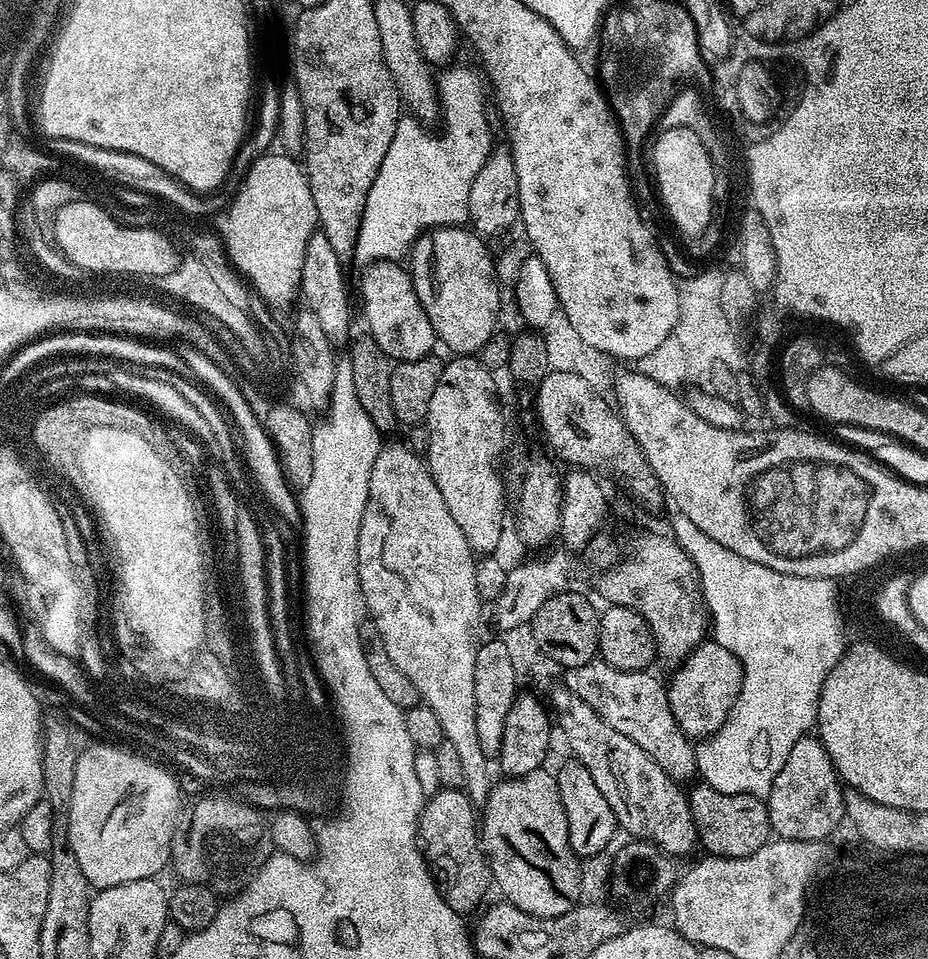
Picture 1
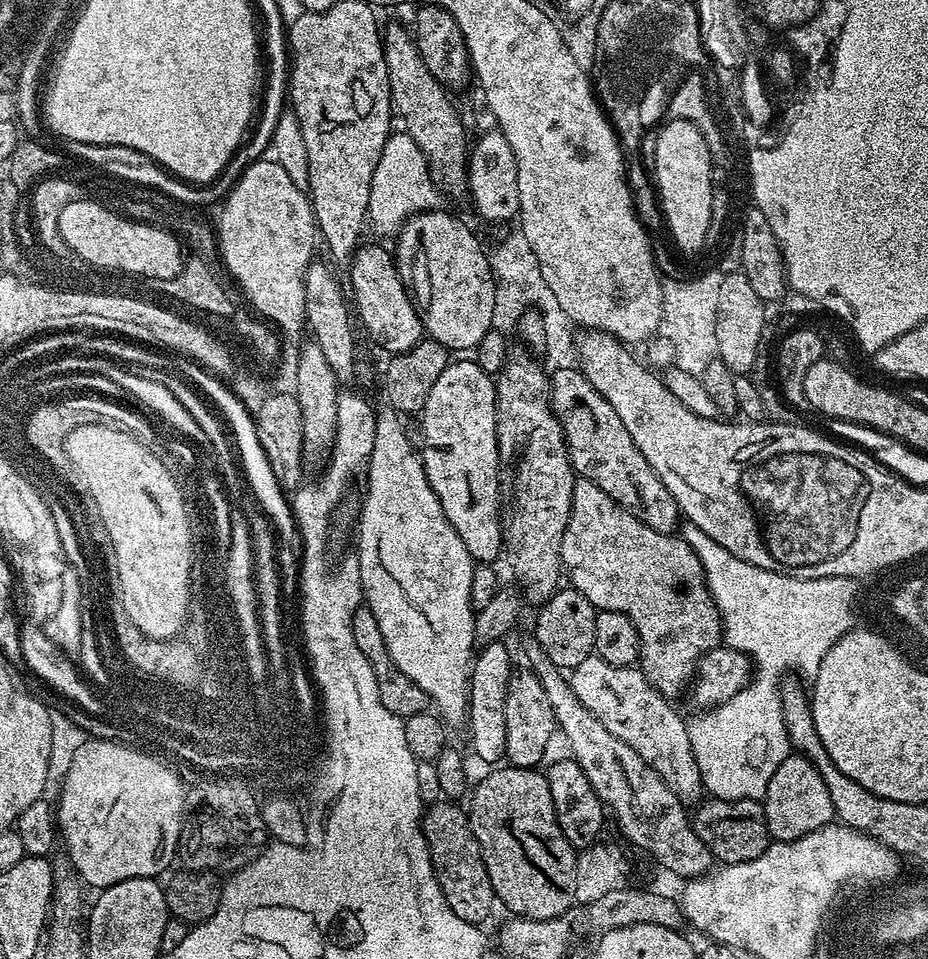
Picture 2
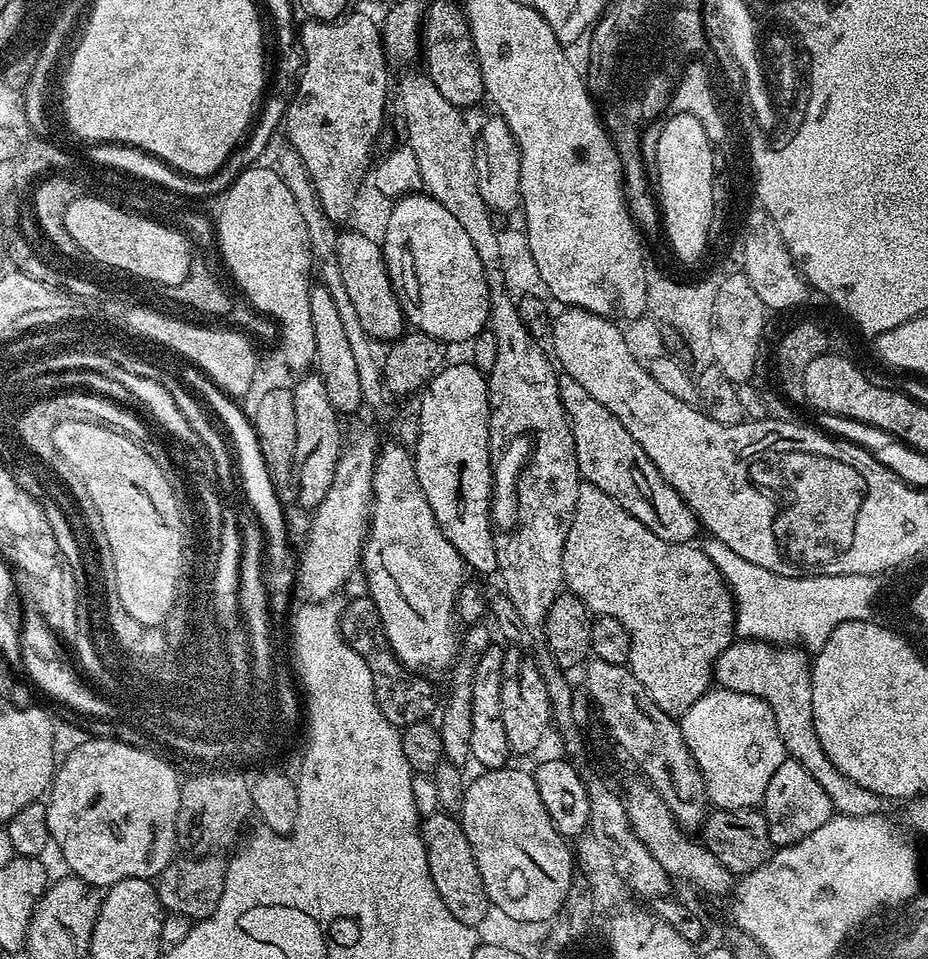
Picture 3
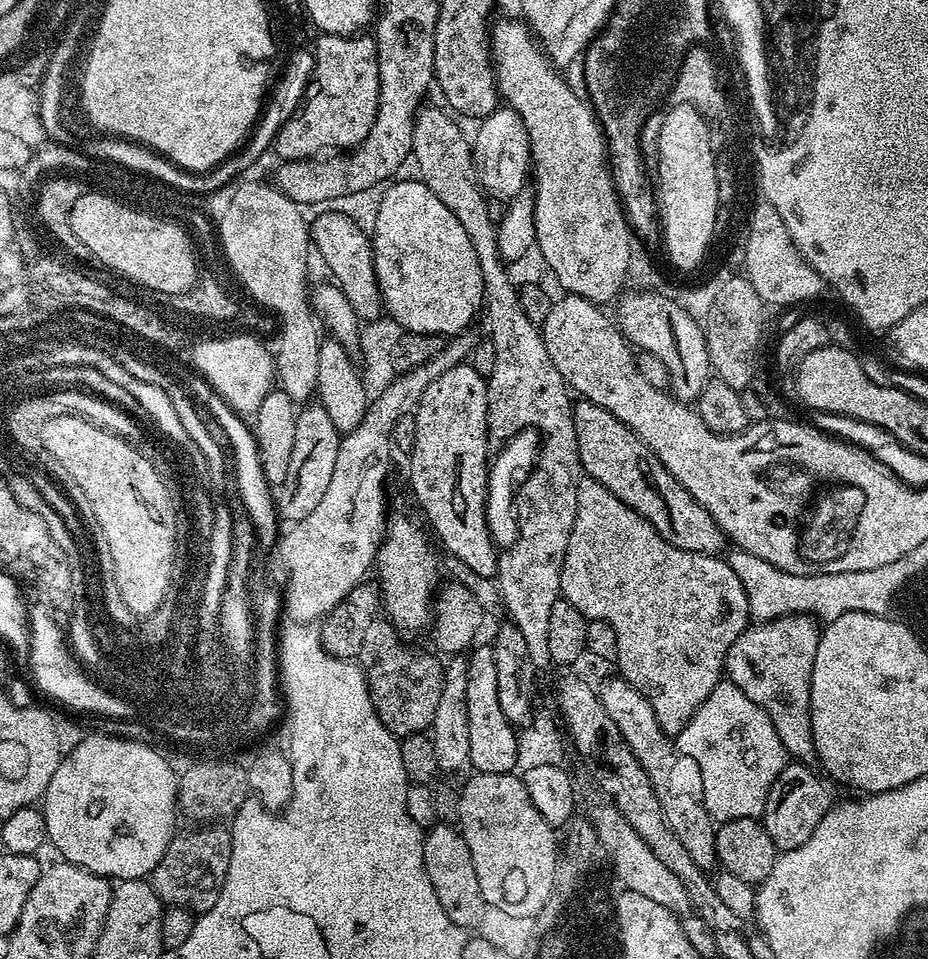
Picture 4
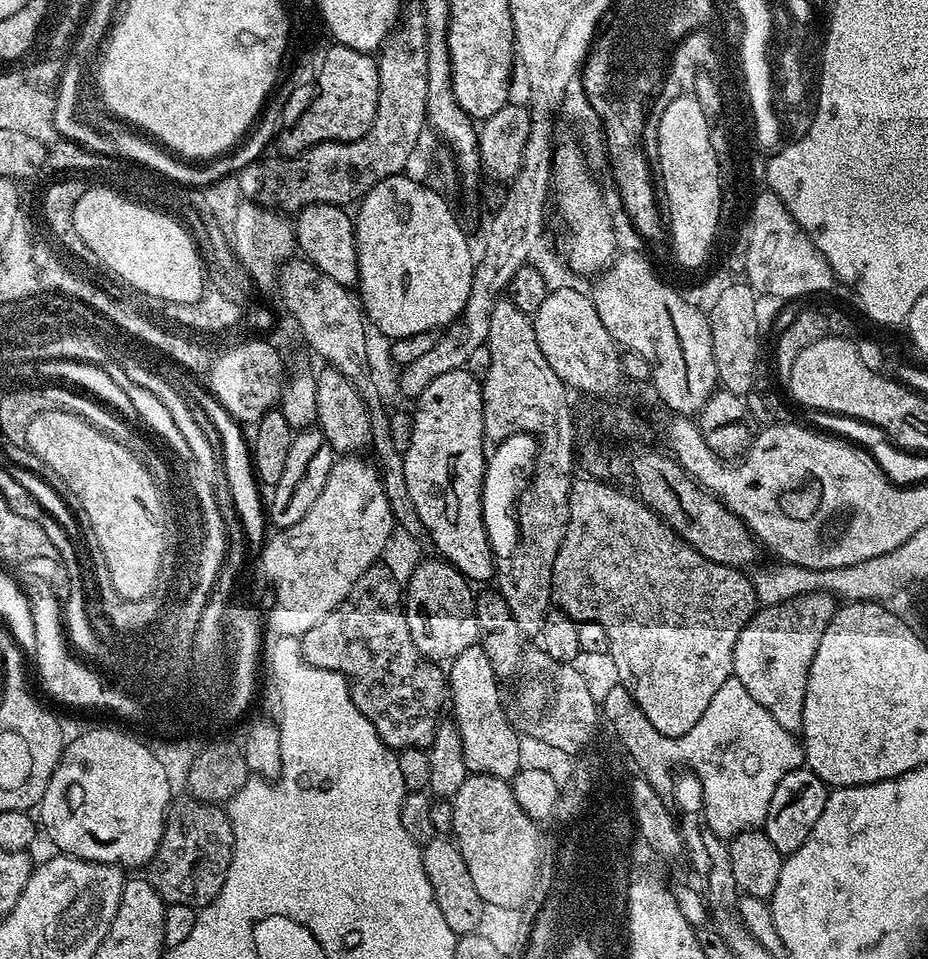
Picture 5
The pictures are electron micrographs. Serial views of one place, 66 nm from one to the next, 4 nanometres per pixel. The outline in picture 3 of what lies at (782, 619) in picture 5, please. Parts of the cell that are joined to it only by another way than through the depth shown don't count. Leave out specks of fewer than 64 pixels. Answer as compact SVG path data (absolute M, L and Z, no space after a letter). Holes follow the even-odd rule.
M741 638L733 639L730 646L726 646L726 650L722 650L722 654L718 654L716 666L714 669L714 680L719 687L730 690L731 692L745 692L751 696L762 698L770 706L770 710L774 714L774 722L778 726L778 734L784 743L784 751L787 759L798 762L798 766L803 766L809 774L818 781L818 786L822 786L822 791L825 792L826 798L830 798L833 809L842 816L875 816L883 813L886 807L885 801L878 794L874 794L870 790L866 790L866 786L858 786L858 782L850 782L850 778L846 778L846 774L842 774L838 770L838 766L834 766L834 762L830 762L830 758L826 758L826 750L822 750L822 742L818 742L818 730L814 730L814 702L812 701L812 669L810 667L810 656L807 656L800 648L775 648L772 644L767 644L764 640L740 640Z

